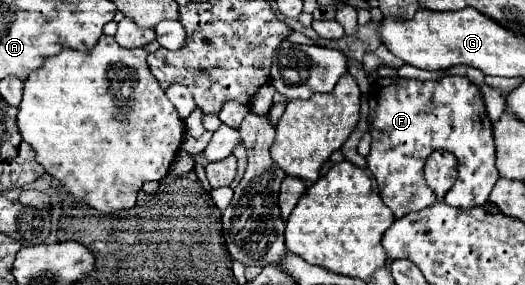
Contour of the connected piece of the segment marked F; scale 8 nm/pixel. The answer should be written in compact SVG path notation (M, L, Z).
M445 76L435 82L417 82L407 78L379 78L369 94L369 132L371 152L367 156L369 170L373 172L383 202L393 210L395 218L403 218L409 212L419 212L435 202L435 192L423 178L423 166L429 154L435 150L447 150L459 160L459 174L453 188L447 192L445 202L457 208L483 206L499 172L495 168L495 146L493 146L493 124L487 116L485 102L477 84L465 76Z

